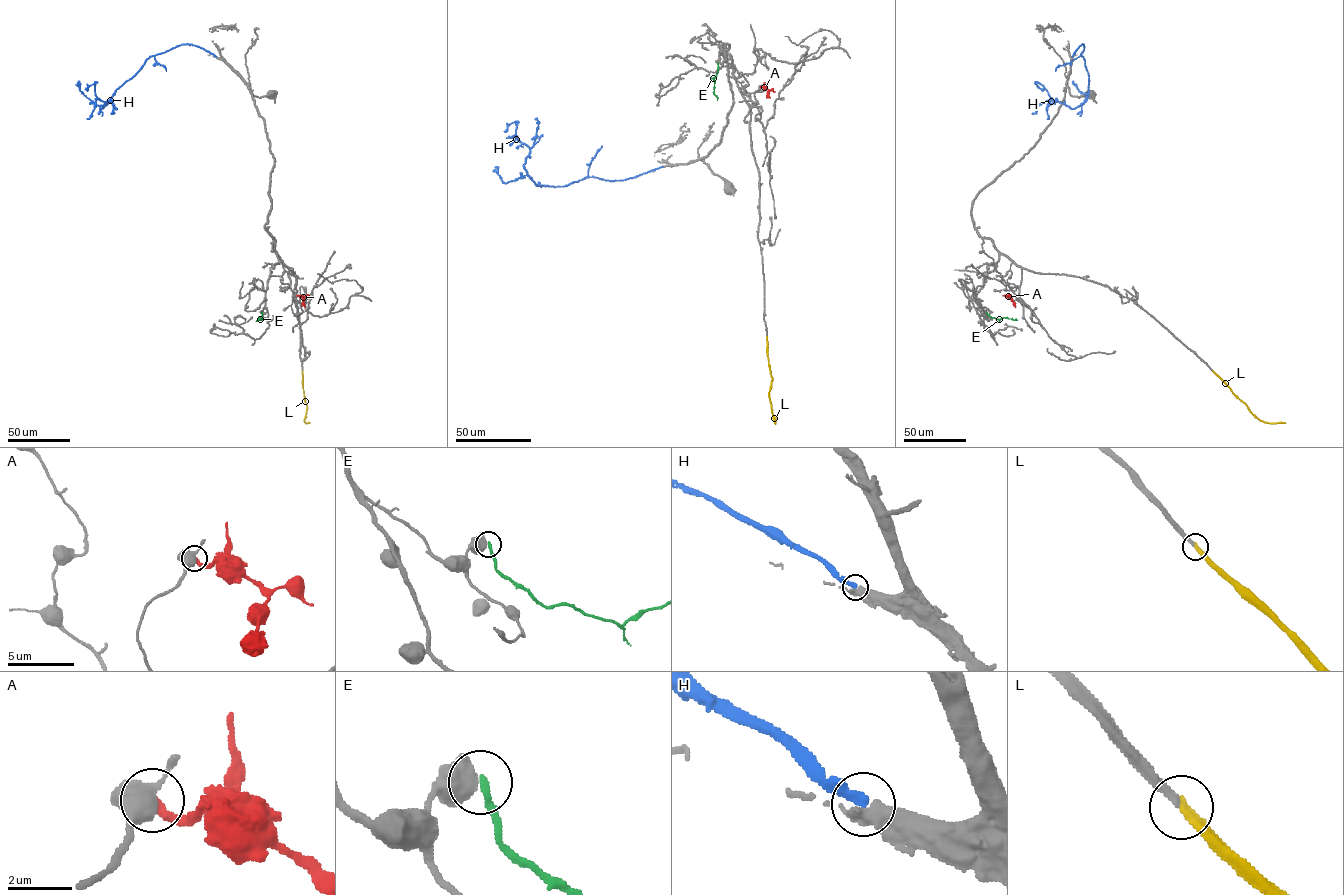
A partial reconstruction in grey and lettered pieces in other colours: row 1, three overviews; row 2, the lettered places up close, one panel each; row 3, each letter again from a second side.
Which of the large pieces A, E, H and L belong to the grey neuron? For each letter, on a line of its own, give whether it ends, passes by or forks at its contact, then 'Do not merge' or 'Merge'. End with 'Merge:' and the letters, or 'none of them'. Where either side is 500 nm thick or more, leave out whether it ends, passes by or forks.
A: Do not merge
E: Do not merge
H: It ends there. Do not merge
L: It ends there. Merge
Merge: L

